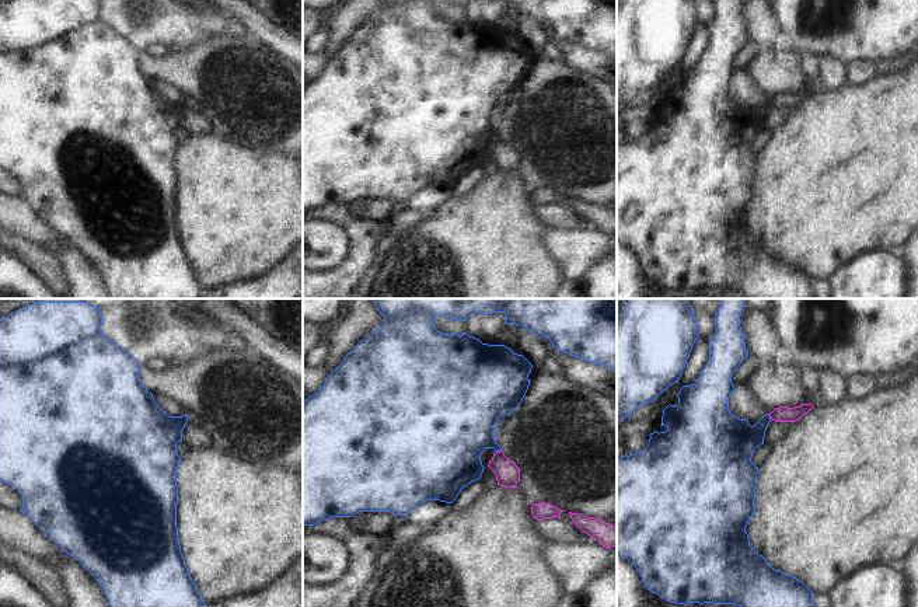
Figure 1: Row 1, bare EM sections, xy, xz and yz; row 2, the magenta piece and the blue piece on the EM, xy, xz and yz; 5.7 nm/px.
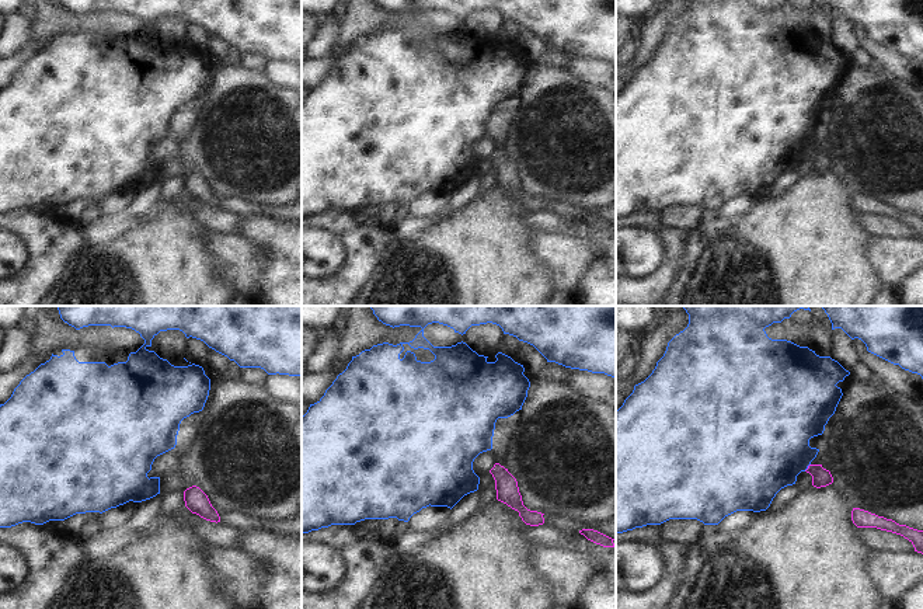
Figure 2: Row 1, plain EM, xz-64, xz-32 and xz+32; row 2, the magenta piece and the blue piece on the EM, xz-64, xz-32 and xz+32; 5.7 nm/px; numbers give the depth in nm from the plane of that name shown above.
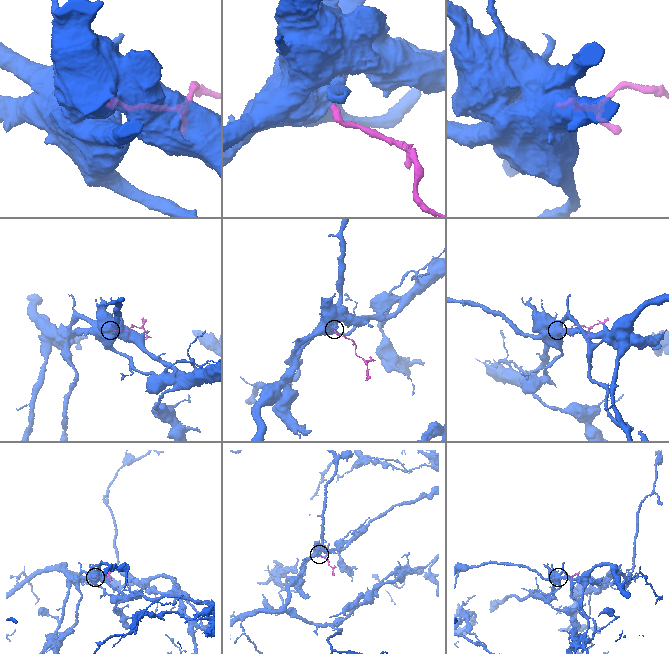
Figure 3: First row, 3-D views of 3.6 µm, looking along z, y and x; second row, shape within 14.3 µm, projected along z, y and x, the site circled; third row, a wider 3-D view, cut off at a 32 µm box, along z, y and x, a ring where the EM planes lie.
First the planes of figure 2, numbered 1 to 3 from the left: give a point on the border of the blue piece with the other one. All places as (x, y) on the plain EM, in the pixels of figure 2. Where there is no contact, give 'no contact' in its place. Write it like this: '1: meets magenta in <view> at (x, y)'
1: no contact
2: no contact
3: meets magenta in xz+32 at (808, 153)

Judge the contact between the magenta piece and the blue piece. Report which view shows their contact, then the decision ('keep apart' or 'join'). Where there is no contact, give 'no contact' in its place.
contact in xz; keep apart

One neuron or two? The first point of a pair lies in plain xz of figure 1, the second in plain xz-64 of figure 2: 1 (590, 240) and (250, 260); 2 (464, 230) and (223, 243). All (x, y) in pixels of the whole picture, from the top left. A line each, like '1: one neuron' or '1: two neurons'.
1: one neuron
2: two neurons

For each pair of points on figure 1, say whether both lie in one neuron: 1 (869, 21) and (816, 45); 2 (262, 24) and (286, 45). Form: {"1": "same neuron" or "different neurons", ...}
{"1": "same neuron", "2": "same neuron"}

